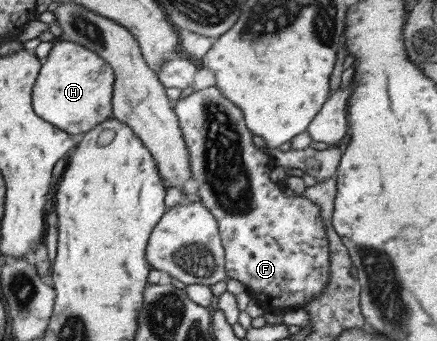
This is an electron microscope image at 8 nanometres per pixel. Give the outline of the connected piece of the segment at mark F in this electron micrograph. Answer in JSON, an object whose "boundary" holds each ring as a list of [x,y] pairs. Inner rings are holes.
{"boundary":[[[216,86],[193,91],[186,97],[178,98],[172,106],[188,151],[189,168],[192,179],[197,183],[199,202],[217,223],[226,277],[246,286],[264,310],[302,308],[310,299],[322,293],[328,281],[330,254],[319,207],[298,195],[284,195],[279,183],[268,178],[274,167],[272,157],[253,144],[252,132],[245,126],[240,108],[228,103]]]}

